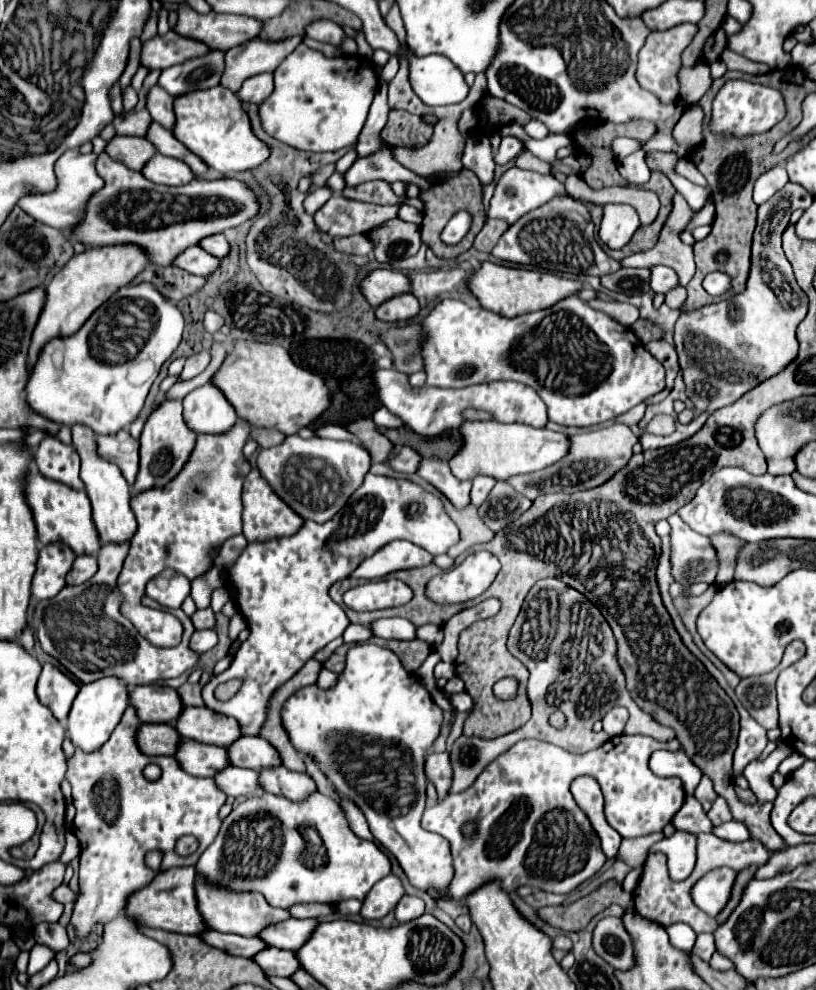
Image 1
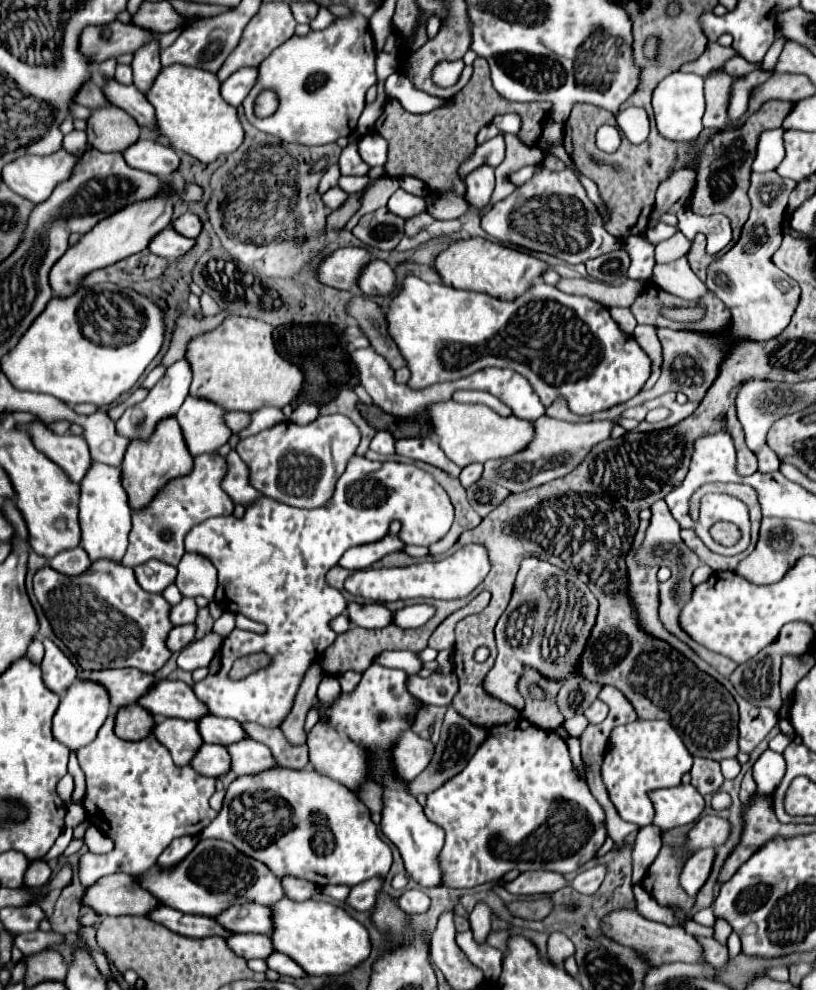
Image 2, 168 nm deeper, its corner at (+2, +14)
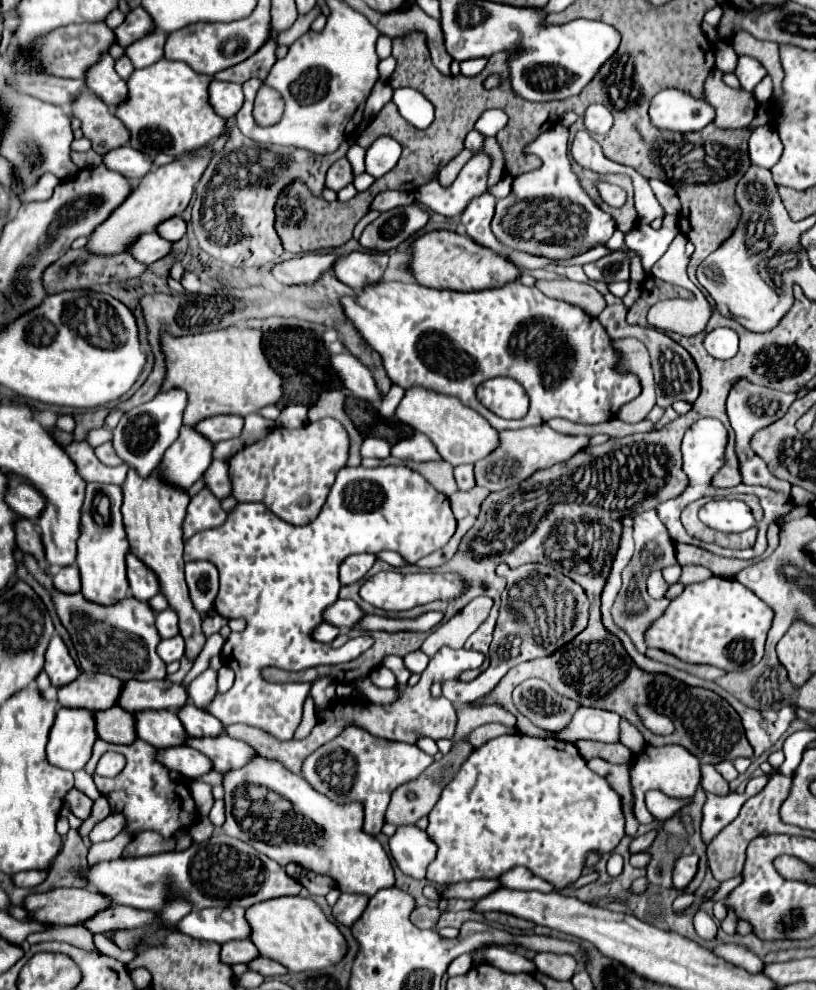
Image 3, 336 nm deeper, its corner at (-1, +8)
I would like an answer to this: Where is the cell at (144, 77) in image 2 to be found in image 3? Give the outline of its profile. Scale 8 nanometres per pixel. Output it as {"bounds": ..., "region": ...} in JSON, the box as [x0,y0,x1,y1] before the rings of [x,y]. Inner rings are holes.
{"bounds":[126,28,168,70],"region":[[[158,28],[158,30],[154,30],[154,32],[150,32],[148,36],[136,40],[134,44],[130,44],[126,56],[132,60],[132,64],[134,64],[136,70],[148,68],[148,66],[152,66],[154,62],[158,62],[158,60],[164,58],[166,38],[168,38],[168,32],[162,32],[162,30]]]}

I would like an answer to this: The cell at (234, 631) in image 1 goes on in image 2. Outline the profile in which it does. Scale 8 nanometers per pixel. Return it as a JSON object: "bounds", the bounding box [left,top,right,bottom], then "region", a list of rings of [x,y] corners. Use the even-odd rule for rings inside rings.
{"bounds":[177,634,221,670],"region":[[[207,634],[205,638],[197,640],[197,642],[191,642],[187,648],[183,648],[177,656],[177,666],[183,668],[183,670],[197,670],[199,666],[209,666],[213,656],[215,656],[215,650],[221,646],[221,638],[217,634]]]}

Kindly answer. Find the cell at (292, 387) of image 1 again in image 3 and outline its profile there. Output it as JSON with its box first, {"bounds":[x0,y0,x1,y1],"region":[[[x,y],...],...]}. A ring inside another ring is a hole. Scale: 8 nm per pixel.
{"bounds":[162,326,284,424],"region":[[[230,326],[224,330],[182,338],[164,334],[162,350],[168,366],[162,390],[182,388],[188,394],[184,424],[198,424],[220,414],[248,416],[276,404],[284,396],[284,380],[264,356],[260,330]]]}

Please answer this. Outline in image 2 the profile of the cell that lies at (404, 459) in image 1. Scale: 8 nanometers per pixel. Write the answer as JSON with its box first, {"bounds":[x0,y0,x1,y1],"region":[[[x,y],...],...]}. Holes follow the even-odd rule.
{"bounds":[369,430,395,454],"region":[[[381,430],[381,432],[377,432],[373,436],[369,448],[373,452],[379,452],[379,454],[395,454],[395,440],[393,440],[393,436],[389,432]]]}

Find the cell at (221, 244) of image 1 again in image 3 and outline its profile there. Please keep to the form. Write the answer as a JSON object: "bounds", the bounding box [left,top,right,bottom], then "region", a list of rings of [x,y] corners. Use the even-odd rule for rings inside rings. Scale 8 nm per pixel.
{"bounds":[158,216,188,242],"region":[[[174,216],[158,226],[158,234],[170,242],[182,240],[186,236],[186,232],[188,232],[188,224],[180,216]]]}

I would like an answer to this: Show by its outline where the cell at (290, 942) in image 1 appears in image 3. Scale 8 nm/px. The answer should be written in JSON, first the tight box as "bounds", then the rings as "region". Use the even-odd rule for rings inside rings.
{"bounds":[178,908,250,944],"region":[[[244,908],[192,910],[178,922],[178,930],[192,938],[212,940],[218,944],[230,940],[244,940],[250,938],[250,924],[244,914]]]}

